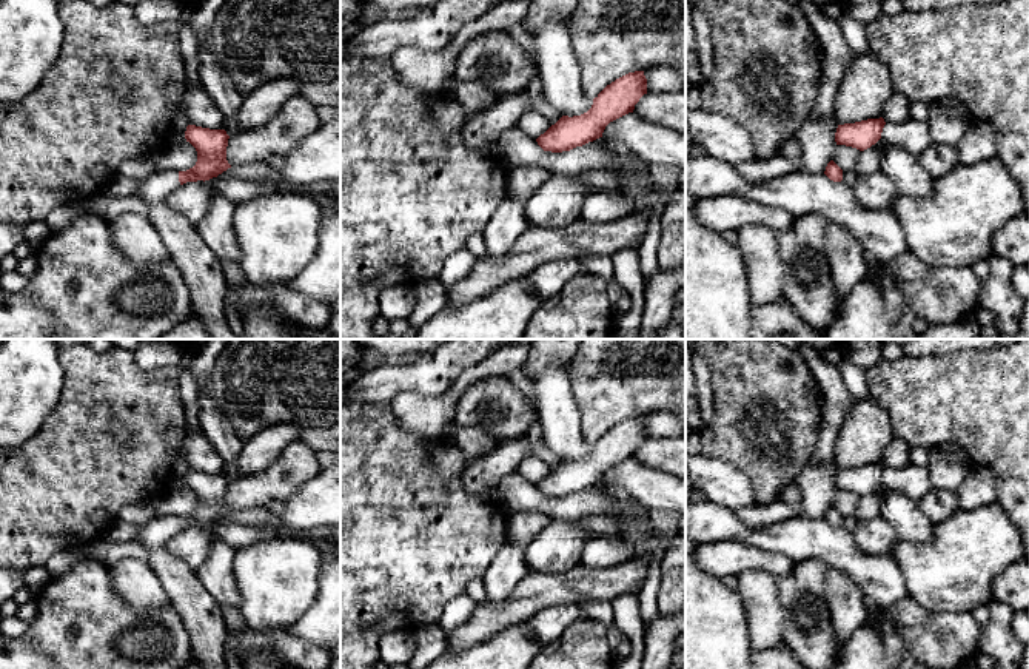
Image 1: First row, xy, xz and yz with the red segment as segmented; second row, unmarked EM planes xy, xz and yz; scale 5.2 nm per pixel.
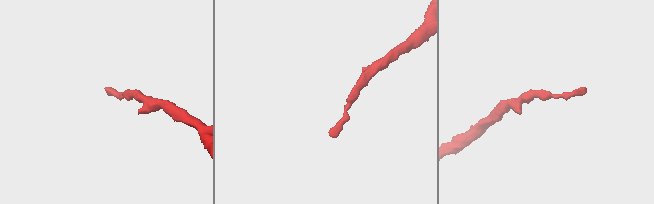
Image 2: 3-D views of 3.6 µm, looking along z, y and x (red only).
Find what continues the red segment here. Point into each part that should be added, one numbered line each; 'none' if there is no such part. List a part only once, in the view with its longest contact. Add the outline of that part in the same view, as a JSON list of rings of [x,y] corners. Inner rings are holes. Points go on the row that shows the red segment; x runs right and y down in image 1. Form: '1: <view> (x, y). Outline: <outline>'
1: xy (159, 184). Outline: [[[156,170],[148,179],[140,182],[137,196],[145,203],[165,200],[166,196],[174,191],[180,185],[179,182],[179,171],[166,170],[160,171]]]

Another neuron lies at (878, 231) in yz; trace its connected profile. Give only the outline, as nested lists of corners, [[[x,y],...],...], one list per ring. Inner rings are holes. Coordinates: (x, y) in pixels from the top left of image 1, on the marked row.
[[[685,154],[685,193],[698,199],[735,194],[742,199],[756,200],[766,207],[786,210],[795,217],[821,214],[827,222],[844,225],[858,239],[864,251],[869,251],[881,264],[889,264],[907,251],[906,233],[889,208],[863,208],[853,197],[852,187],[843,180],[833,182],[826,174],[796,171],[770,180],[752,182],[744,179],[727,162],[716,160],[709,154],[701,157]]]

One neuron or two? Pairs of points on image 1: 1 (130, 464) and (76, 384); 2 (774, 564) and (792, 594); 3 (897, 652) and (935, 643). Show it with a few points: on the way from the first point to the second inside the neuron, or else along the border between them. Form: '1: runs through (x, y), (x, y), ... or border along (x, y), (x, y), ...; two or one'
1: runs through (117, 444), (114, 424), (96, 404); one
2: border along (795, 563), (780, 578); two
3: border along (891, 618), (897, 625), (908, 651); two

